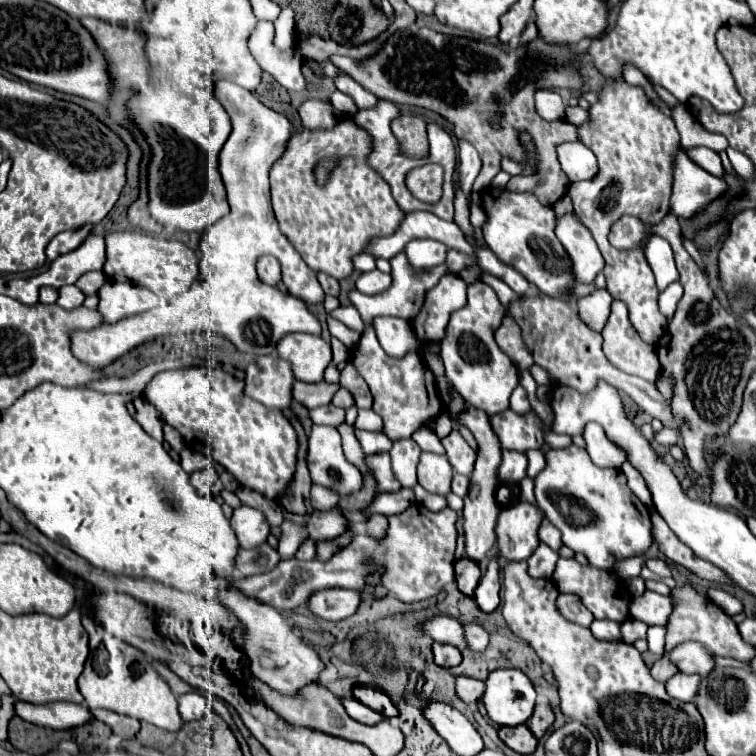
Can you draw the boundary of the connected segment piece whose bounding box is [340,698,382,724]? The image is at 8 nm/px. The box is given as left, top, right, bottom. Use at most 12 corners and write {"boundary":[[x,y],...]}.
{"boundary":[[342,698],[344,710],[360,724],[376,724],[380,712],[354,698]]}

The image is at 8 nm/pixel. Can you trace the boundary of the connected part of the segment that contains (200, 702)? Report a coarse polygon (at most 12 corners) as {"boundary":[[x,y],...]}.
{"boundary":[[196,692],[178,700],[184,722],[200,720],[208,710],[208,700]]}

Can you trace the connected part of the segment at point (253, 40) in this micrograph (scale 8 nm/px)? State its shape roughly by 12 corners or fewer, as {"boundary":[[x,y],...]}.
{"boundary":[[258,22],[250,50],[258,64],[288,91],[302,91],[299,50],[272,44],[272,22]]}

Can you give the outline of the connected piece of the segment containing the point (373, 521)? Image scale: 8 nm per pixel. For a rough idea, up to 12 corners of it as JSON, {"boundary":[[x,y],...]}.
{"boundary":[[372,516],[366,522],[366,536],[386,538],[386,516]]}

